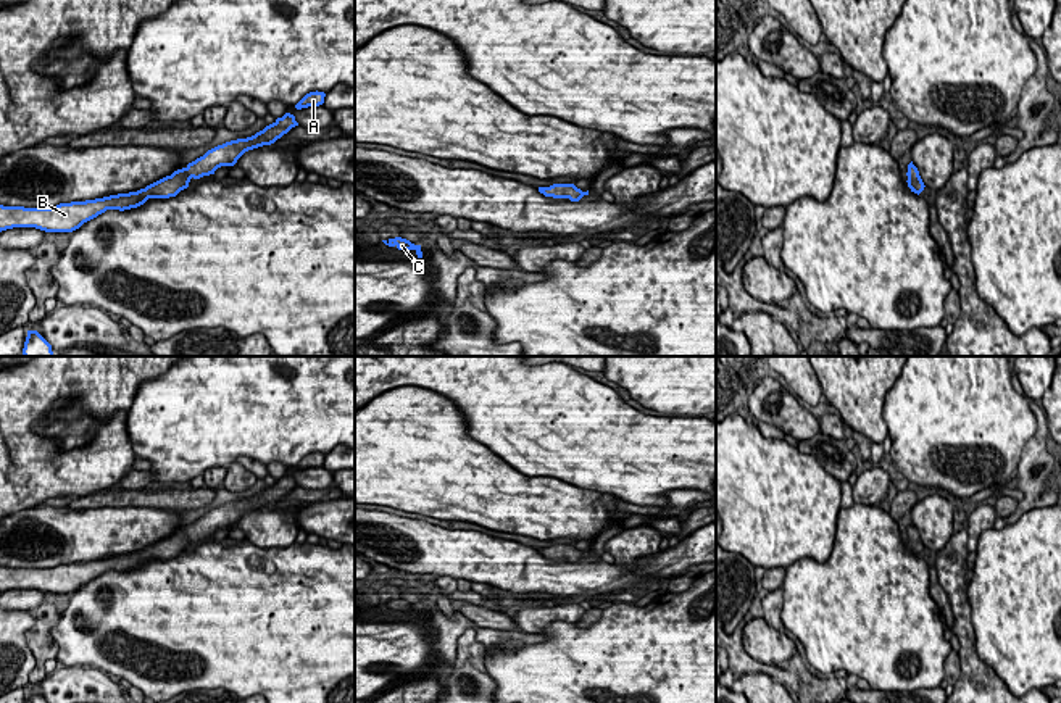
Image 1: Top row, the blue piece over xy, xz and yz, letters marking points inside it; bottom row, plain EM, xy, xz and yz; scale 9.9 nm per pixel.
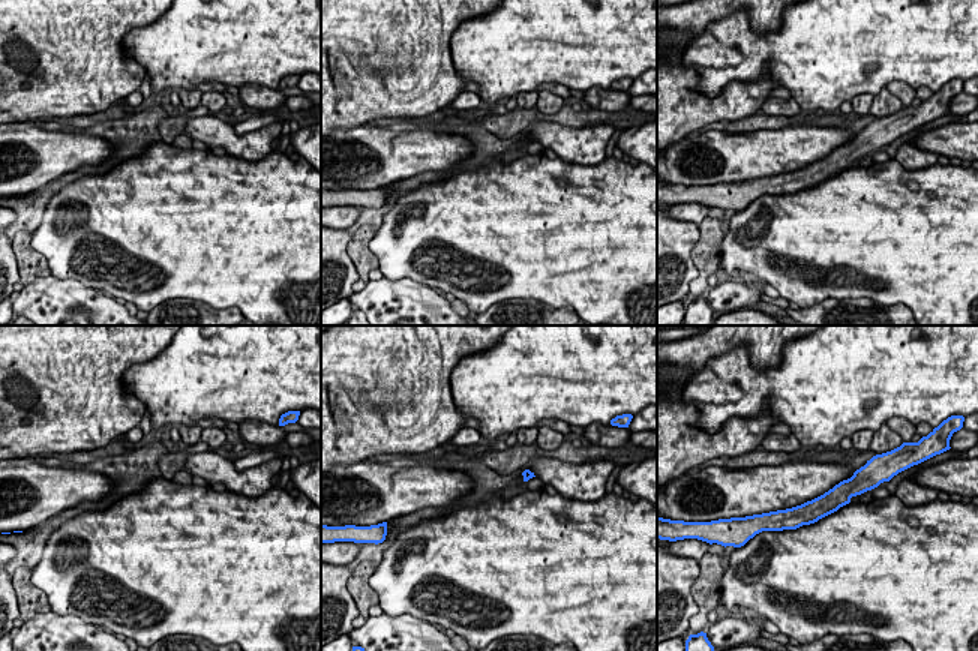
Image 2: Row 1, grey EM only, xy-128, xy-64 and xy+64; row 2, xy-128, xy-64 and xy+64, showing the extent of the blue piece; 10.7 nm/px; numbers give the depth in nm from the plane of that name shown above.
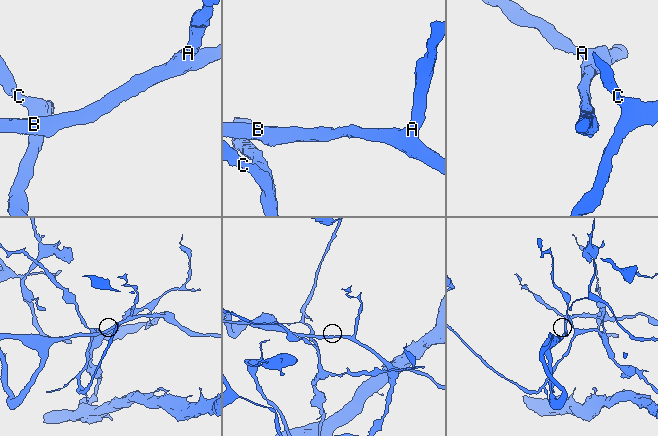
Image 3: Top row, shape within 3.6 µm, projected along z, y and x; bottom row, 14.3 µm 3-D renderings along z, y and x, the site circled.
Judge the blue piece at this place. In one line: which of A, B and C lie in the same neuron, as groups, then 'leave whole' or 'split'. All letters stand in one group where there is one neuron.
A B C | leave whole

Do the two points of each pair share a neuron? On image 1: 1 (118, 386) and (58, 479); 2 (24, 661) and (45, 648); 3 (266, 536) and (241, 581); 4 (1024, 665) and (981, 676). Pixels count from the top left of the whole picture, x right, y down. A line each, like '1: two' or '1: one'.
1: one
2: two
3: two
4: two

